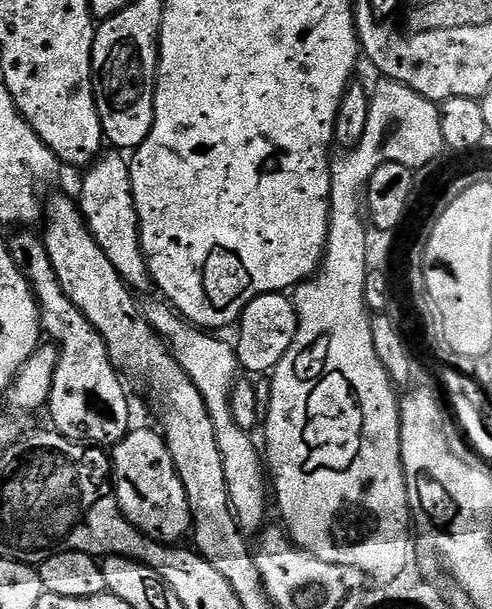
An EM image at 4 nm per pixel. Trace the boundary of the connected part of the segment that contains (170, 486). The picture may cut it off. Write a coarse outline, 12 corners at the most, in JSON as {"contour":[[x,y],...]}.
{"contour":[[163,435],[111,449],[124,517],[159,544],[189,535],[190,502]]}

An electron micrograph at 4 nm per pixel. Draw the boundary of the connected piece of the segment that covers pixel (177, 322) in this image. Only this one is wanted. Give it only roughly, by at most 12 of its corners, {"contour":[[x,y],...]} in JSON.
{"contour":[[171,304],[143,305],[206,402],[236,523],[259,533],[270,508],[258,444],[230,410],[235,347]]}

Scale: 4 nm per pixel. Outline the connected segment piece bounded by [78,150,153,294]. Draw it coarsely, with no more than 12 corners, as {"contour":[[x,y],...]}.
{"contour":[[105,151],[78,205],[133,293],[153,287],[140,245],[132,170]]}

